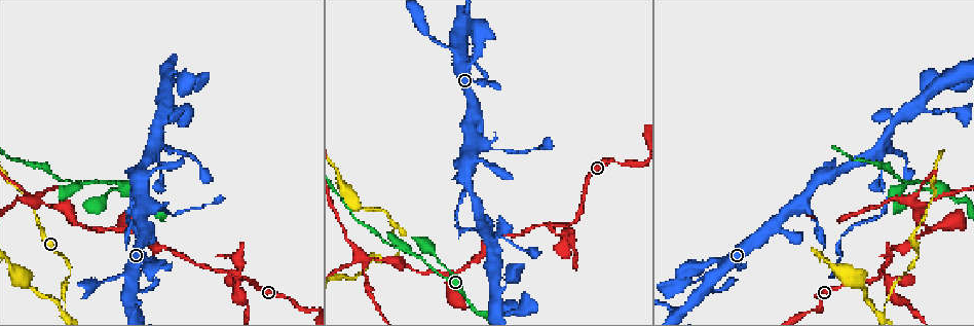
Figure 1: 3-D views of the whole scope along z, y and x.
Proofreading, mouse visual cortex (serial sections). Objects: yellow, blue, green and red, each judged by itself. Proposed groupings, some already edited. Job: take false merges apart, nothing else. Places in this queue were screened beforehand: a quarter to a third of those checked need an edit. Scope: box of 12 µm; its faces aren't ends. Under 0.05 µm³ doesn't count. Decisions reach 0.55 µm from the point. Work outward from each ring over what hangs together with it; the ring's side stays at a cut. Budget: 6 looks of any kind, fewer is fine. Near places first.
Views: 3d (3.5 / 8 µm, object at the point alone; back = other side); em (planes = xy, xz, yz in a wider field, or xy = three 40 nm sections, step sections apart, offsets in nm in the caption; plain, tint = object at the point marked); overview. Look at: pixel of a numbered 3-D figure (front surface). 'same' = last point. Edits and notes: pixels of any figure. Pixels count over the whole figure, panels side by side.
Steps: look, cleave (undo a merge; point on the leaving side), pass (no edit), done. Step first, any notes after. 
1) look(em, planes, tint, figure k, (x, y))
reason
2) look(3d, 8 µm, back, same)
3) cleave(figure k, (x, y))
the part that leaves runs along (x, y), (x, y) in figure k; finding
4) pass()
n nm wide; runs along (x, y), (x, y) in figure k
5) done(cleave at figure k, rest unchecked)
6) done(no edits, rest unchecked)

look(3d, 8 µm, figure 1, (479, 215))
thin neck

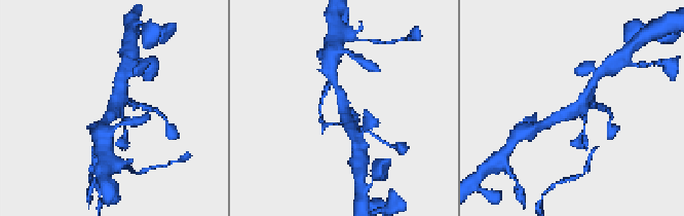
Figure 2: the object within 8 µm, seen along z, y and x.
look(3d, 3.5 µm, figure 2, (575, 111))

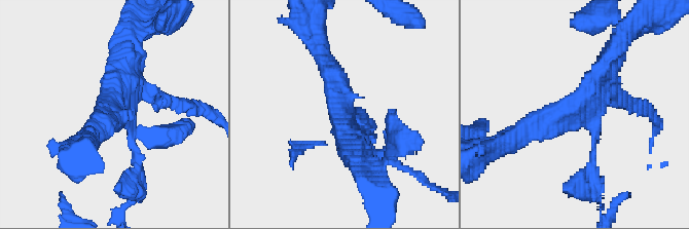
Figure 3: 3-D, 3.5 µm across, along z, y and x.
look(em, xy, step 5, tint, figure 3, (111, 112))
4 arms; arms of 100, 250, 300, 300 nm; now the EM

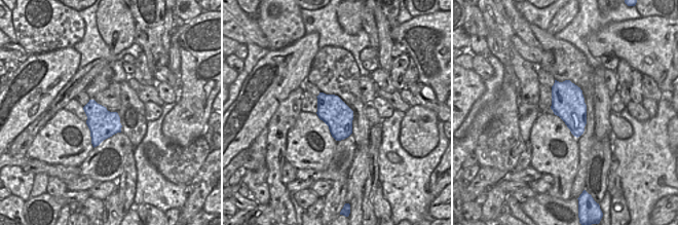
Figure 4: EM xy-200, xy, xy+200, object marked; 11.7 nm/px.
pass()
runs along (519, 137), (572, 114), (609, 54) in figure 3; all the same cell

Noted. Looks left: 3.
look(3d, 8 µm, back, figure 1, (568, 227))
looks like a crossing

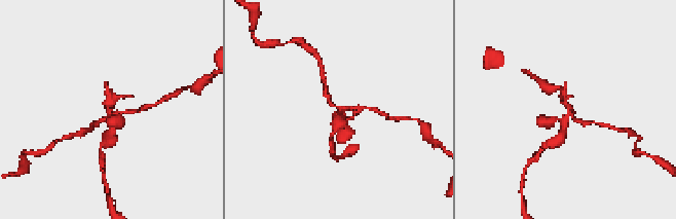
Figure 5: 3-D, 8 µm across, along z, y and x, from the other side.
look(em, xy, step 1, tint, figure 5, (109, 113))

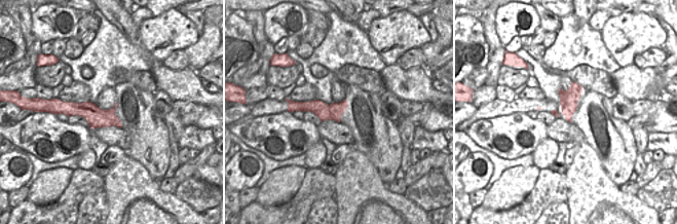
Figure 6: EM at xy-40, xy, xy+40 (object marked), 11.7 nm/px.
cleave(figure 5, (112, 128))
a second cell is stuck on

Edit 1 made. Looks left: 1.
done(cleave at figure 5, rest unchecked)

